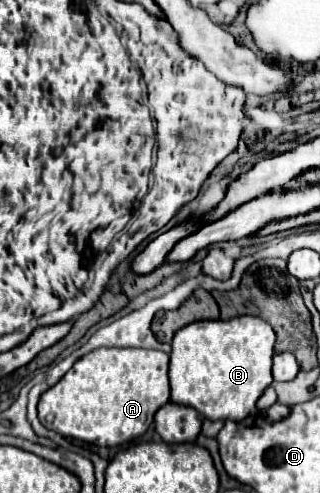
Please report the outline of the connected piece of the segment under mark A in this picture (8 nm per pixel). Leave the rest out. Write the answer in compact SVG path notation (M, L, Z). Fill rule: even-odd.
M98 348L82 356L56 386L42 394L38 418L64 438L120 446L142 436L166 402L170 402L168 354L144 348Z

